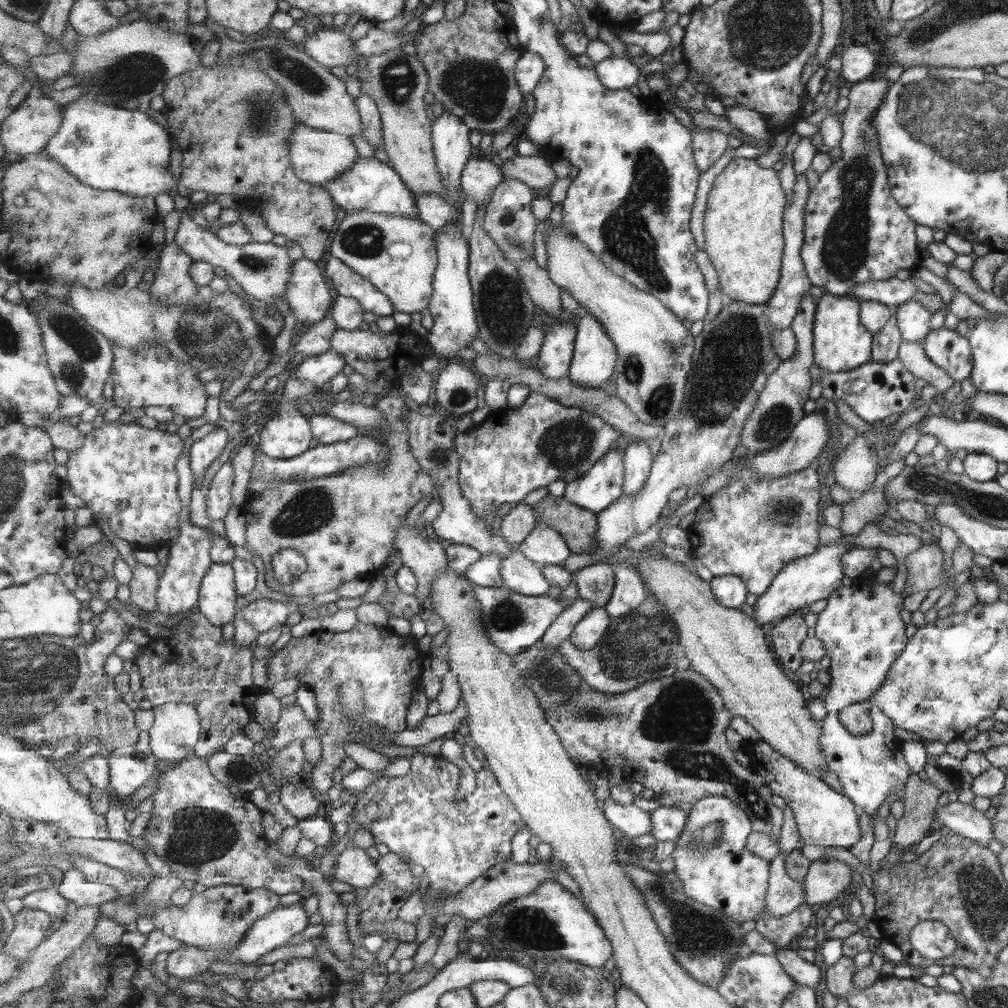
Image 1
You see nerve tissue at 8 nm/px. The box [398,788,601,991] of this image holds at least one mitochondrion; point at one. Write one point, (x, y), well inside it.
(530, 927)

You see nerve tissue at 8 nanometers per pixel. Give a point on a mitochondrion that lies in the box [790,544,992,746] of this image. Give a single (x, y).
(931, 692)

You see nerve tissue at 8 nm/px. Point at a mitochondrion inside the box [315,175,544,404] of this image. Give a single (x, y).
(501, 298)

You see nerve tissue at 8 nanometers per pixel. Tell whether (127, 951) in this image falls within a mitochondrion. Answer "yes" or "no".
no

